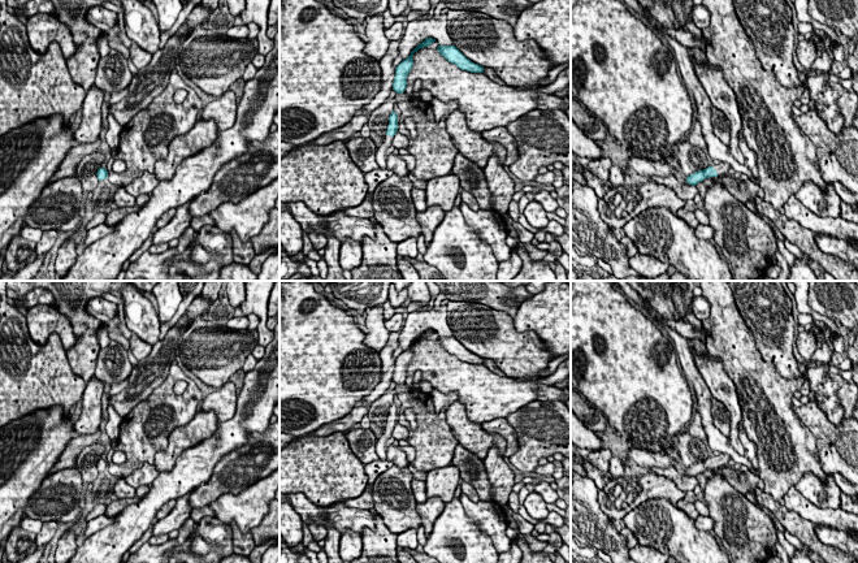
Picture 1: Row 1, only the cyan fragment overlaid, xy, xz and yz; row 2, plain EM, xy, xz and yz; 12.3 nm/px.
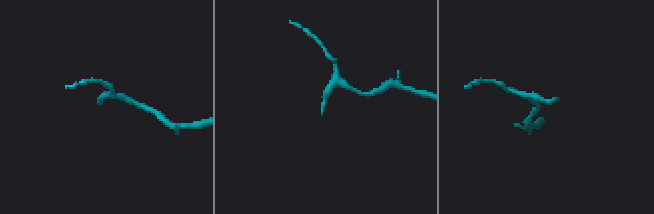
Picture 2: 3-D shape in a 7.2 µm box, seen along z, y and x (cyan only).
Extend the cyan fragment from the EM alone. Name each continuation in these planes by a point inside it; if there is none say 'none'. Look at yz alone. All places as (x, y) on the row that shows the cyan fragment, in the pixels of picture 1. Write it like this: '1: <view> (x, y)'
1: yz (722, 168)

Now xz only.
1: xz (381, 154)

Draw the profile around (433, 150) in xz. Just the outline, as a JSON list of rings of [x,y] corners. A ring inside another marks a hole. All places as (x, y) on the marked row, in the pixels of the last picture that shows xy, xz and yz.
[[[411,99],[396,104],[400,109],[398,133],[408,138],[406,150],[415,157],[415,168],[411,173],[425,181],[450,174],[459,151],[446,130],[446,118],[437,121],[432,104],[422,100]],[[407,117],[416,122],[416,138],[412,138],[404,126]]]

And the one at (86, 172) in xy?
[[[92,152],[86,155],[77,166],[77,178],[82,183],[83,192],[94,192],[96,189],[99,179],[98,179],[98,169],[101,168],[104,163],[104,153],[103,152]]]

